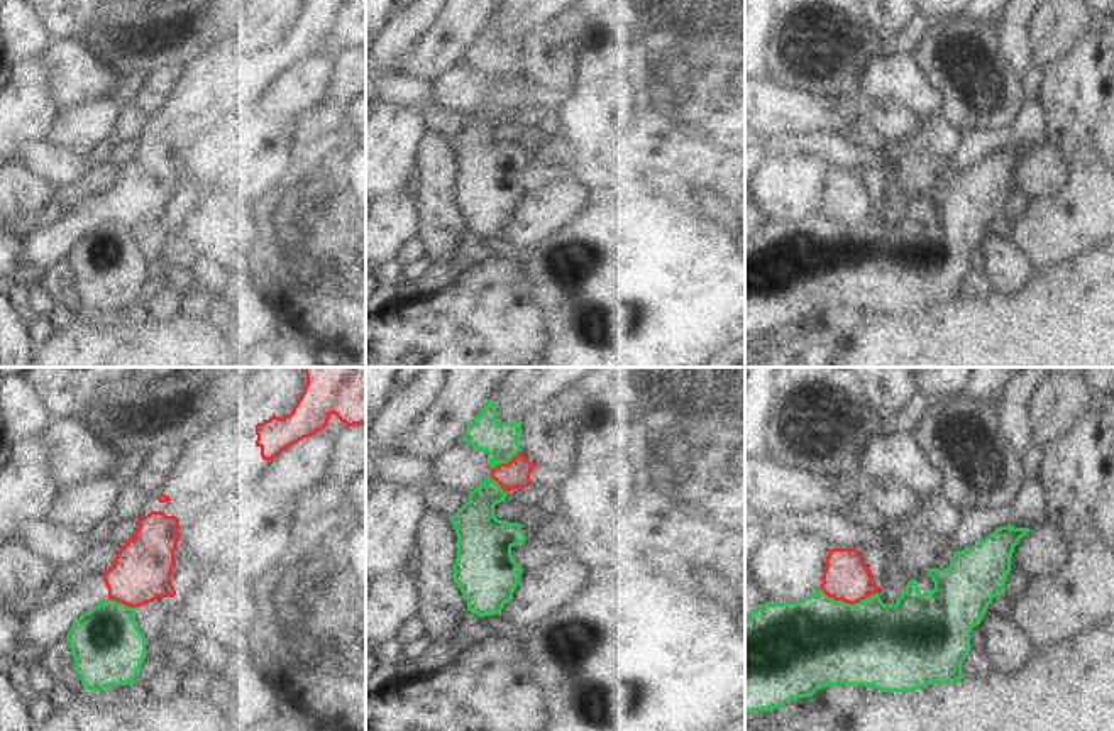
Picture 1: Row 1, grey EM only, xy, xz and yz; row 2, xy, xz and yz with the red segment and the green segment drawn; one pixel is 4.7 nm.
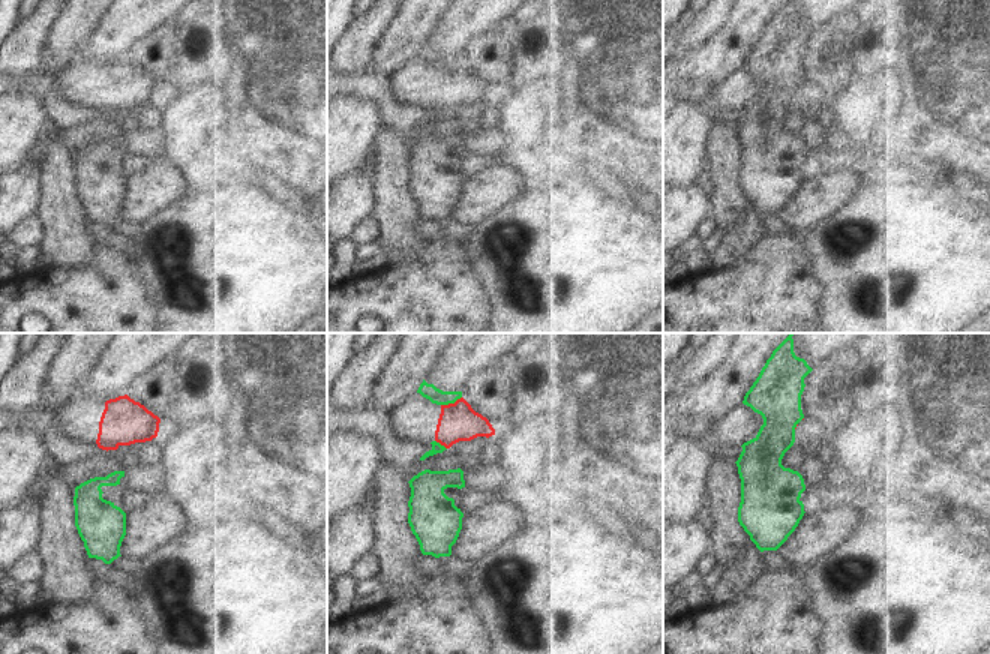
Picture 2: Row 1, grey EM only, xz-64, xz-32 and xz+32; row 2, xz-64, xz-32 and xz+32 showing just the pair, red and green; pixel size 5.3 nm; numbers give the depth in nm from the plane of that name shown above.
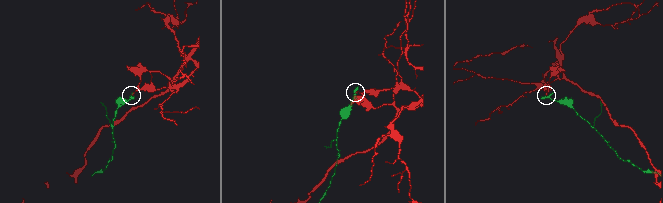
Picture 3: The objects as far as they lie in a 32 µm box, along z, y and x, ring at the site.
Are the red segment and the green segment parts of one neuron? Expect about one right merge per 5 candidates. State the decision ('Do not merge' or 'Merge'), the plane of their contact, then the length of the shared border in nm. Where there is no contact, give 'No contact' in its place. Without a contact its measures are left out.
Do not merge. Touches red in yz. Shared border 280 nm.

